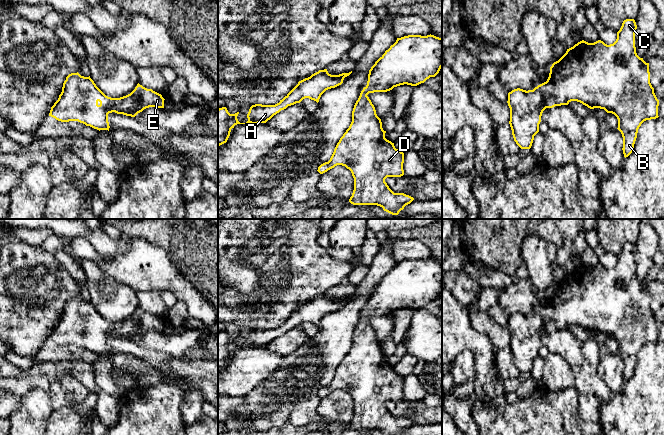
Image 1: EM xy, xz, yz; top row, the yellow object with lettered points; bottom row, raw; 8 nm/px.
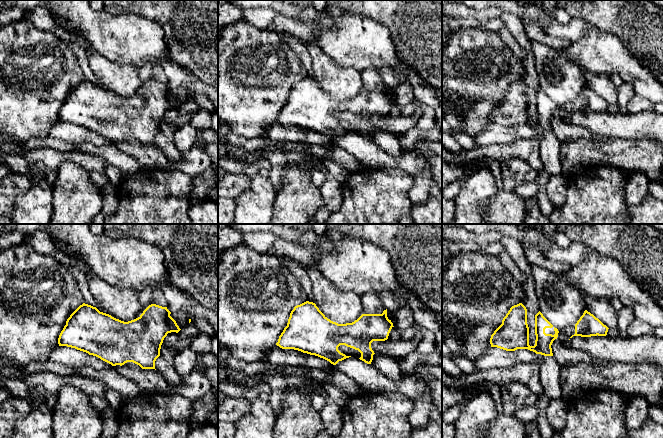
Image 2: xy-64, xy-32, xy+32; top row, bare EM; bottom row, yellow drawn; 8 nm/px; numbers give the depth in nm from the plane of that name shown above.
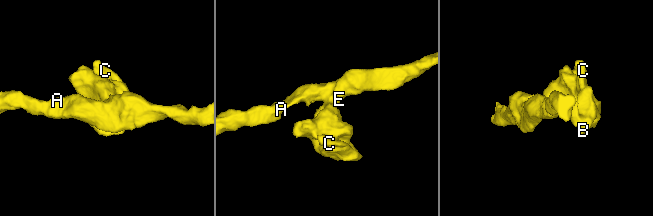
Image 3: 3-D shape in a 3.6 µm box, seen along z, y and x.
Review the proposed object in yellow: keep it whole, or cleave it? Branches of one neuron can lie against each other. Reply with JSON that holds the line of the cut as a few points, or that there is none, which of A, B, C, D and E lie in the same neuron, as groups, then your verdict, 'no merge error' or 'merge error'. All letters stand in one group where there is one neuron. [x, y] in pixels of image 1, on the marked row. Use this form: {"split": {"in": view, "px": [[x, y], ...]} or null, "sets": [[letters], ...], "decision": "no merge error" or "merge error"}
{"split": null, "sets": [["A", "B", "C", "D", "E"]], "decision": "no merge error"}

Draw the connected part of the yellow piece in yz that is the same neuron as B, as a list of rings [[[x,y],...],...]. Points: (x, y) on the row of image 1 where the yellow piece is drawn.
[[[634,19],[623,21],[617,32],[617,39],[613,44],[607,45],[598,40],[588,43],[584,40],[567,49],[566,53],[550,67],[549,77],[546,82],[538,85],[533,90],[514,89],[508,93],[508,106],[510,108],[510,127],[514,141],[521,149],[530,149],[534,136],[539,132],[541,116],[546,108],[568,105],[571,101],[577,101],[590,109],[600,108],[607,113],[614,114],[618,119],[618,130],[623,137],[623,154],[628,157],[634,150],[638,129],[646,120],[658,118],[659,100],[650,83],[649,63],[640,58],[636,53],[635,31],[637,25]]]

